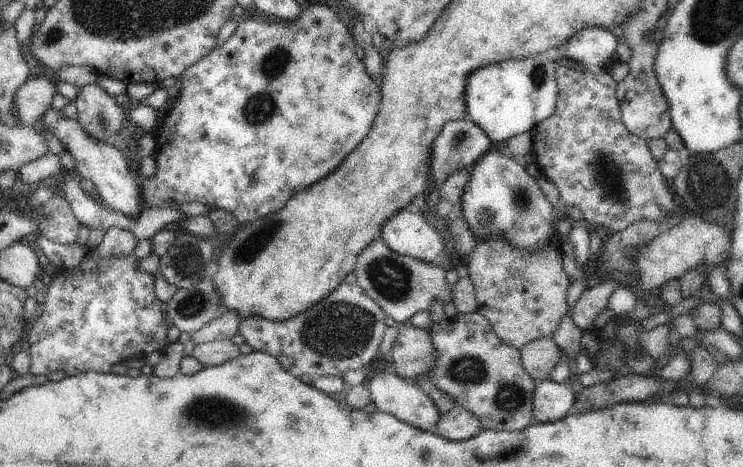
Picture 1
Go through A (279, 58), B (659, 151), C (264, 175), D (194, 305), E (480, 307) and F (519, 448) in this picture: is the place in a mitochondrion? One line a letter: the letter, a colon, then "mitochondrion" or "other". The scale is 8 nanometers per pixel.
A: mitochondrion
B: other
C: other
D: mitochondrion
E: other
F: mitochondrion

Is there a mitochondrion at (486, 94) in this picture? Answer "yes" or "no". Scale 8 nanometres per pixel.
no

